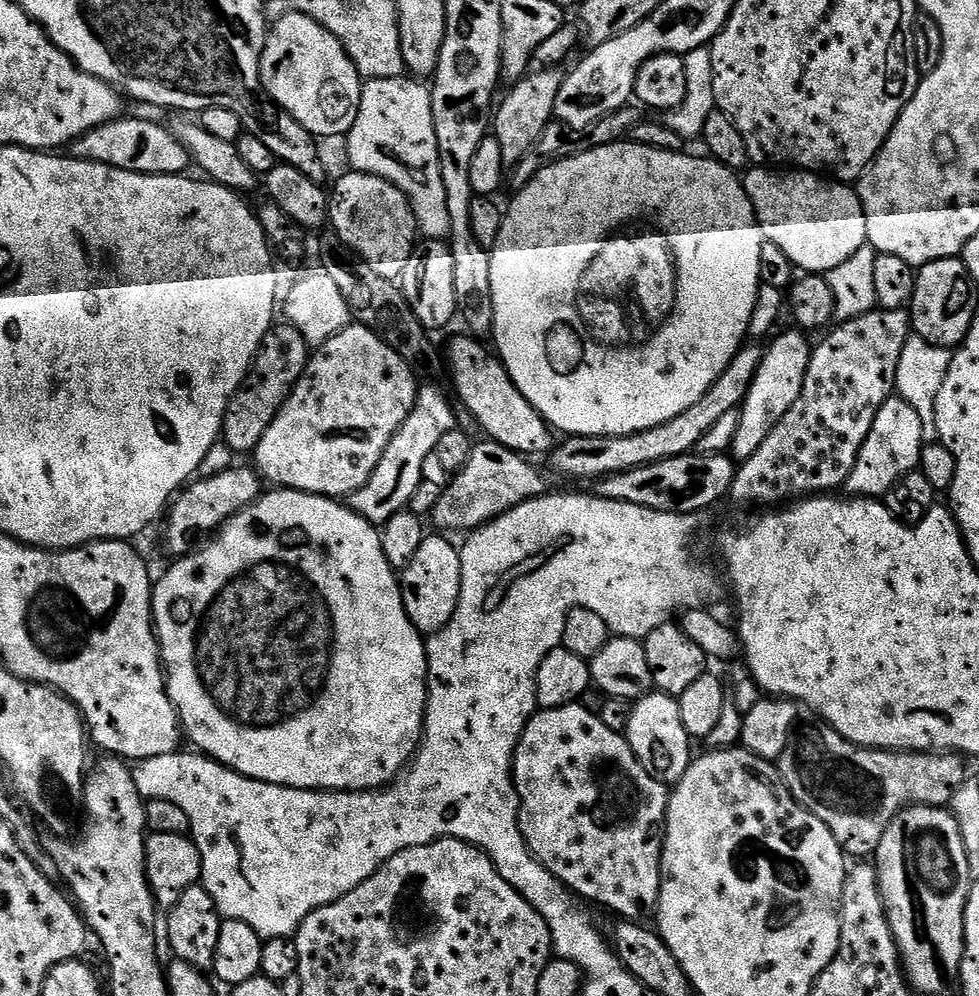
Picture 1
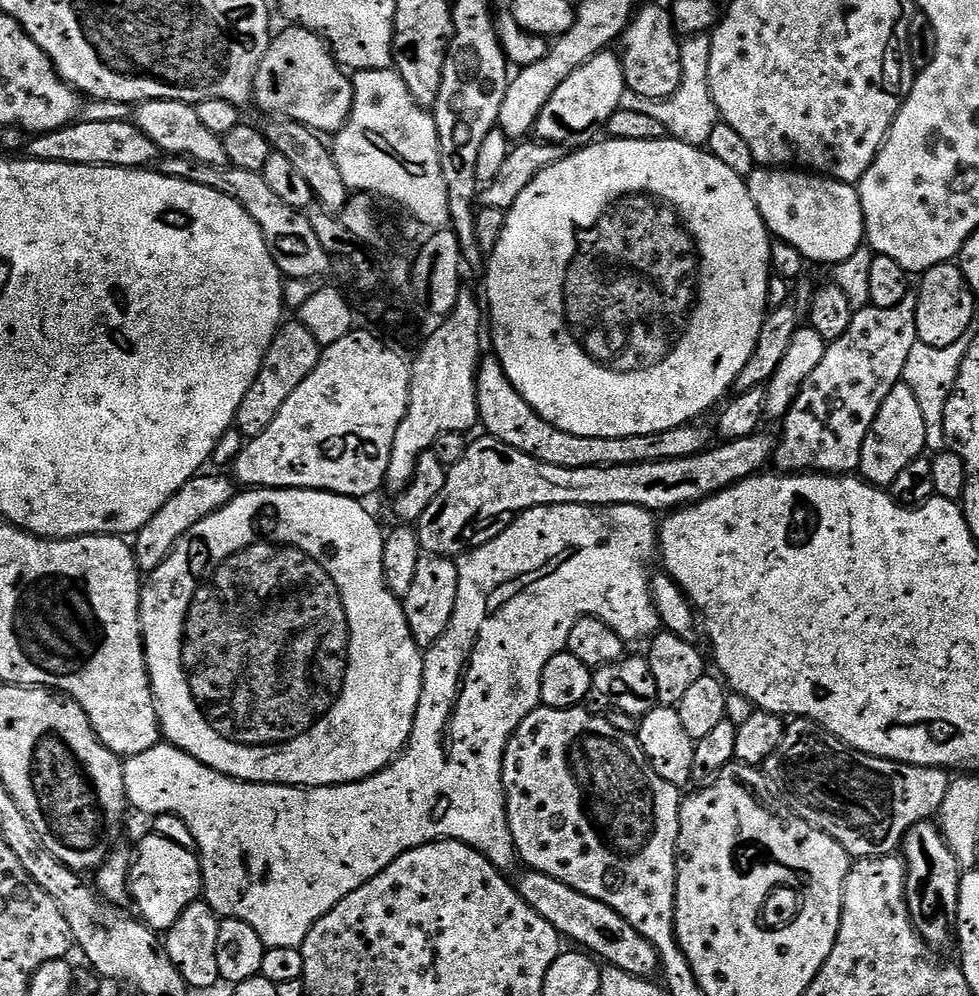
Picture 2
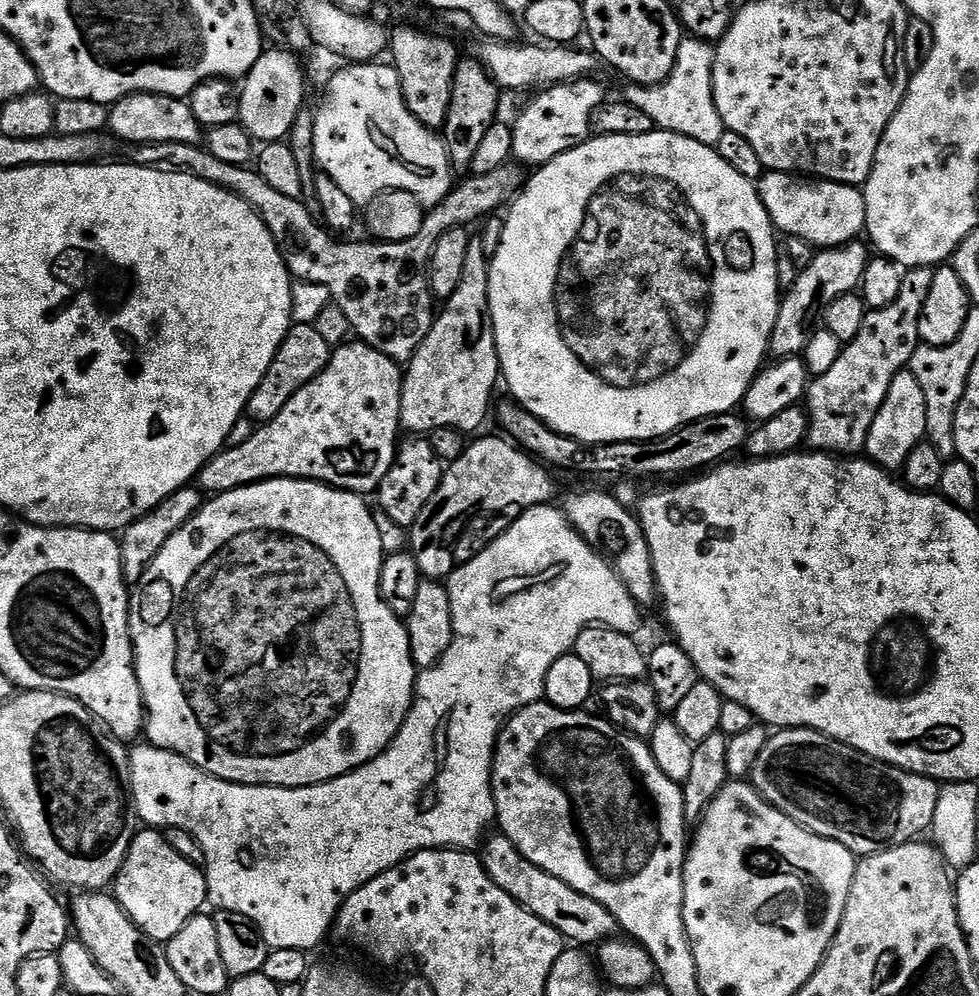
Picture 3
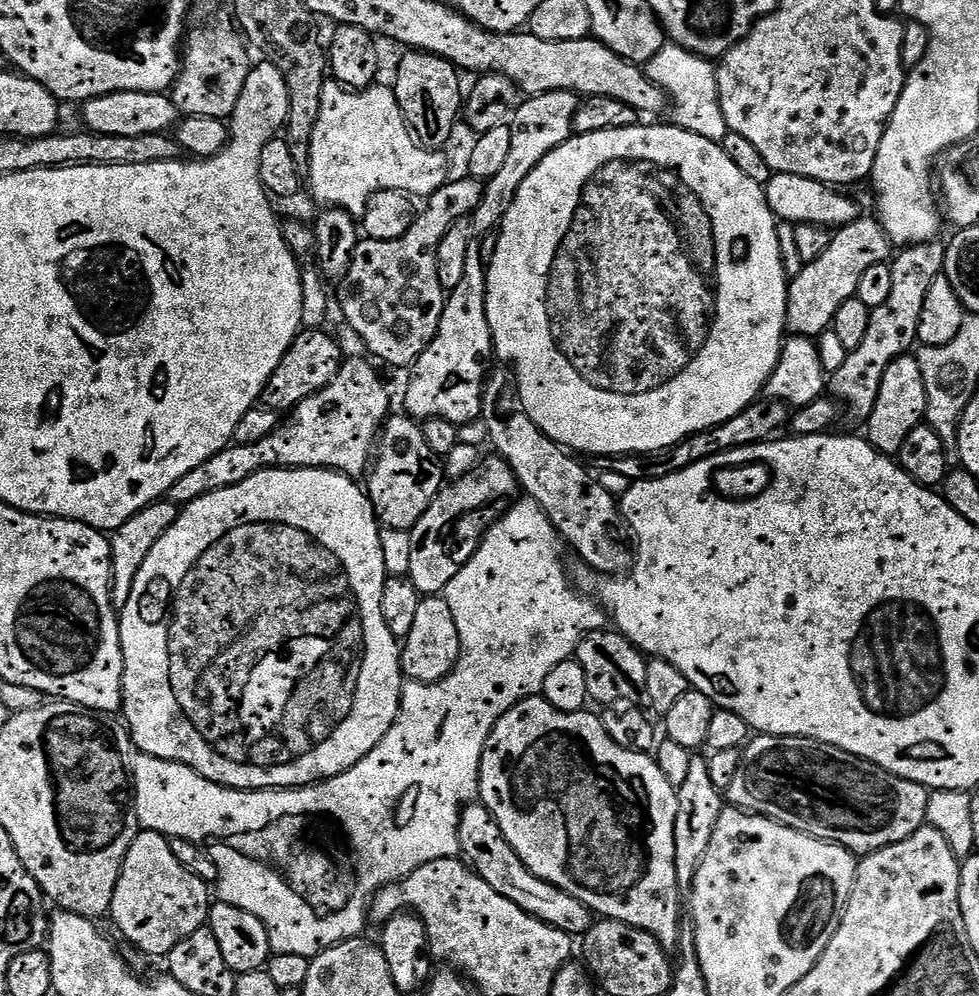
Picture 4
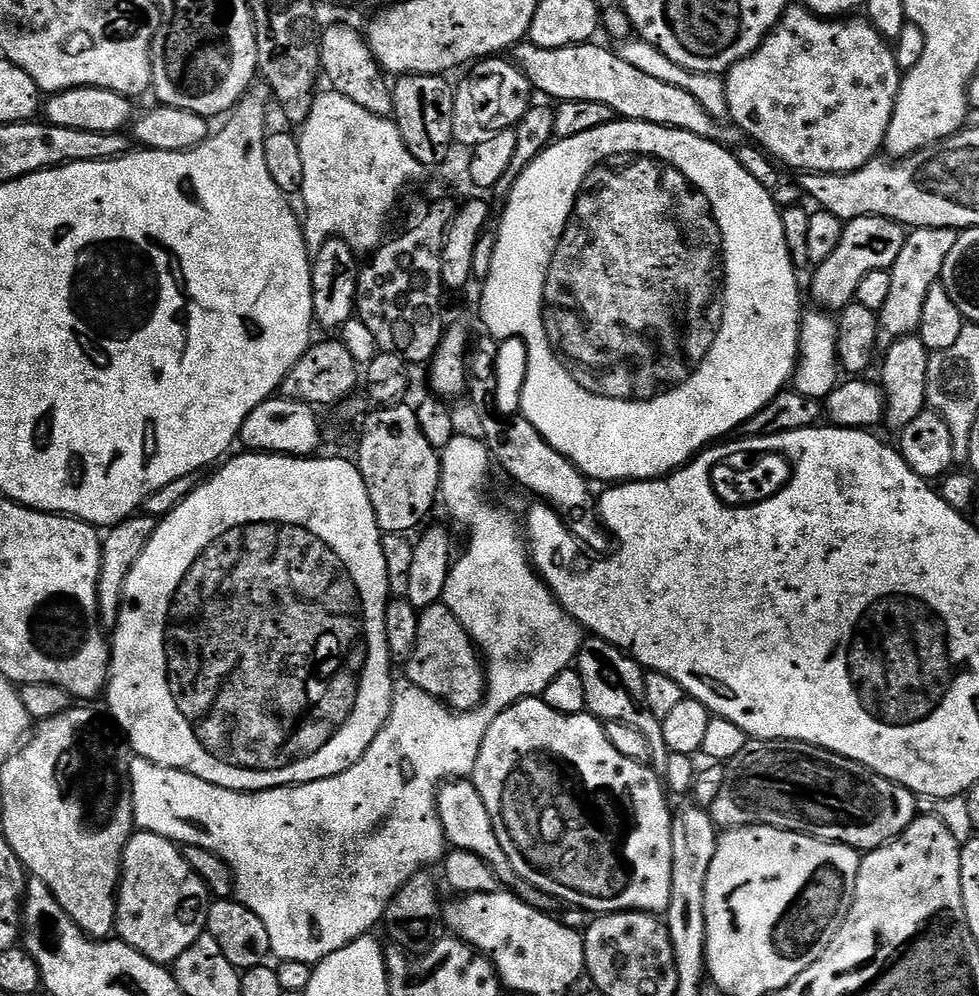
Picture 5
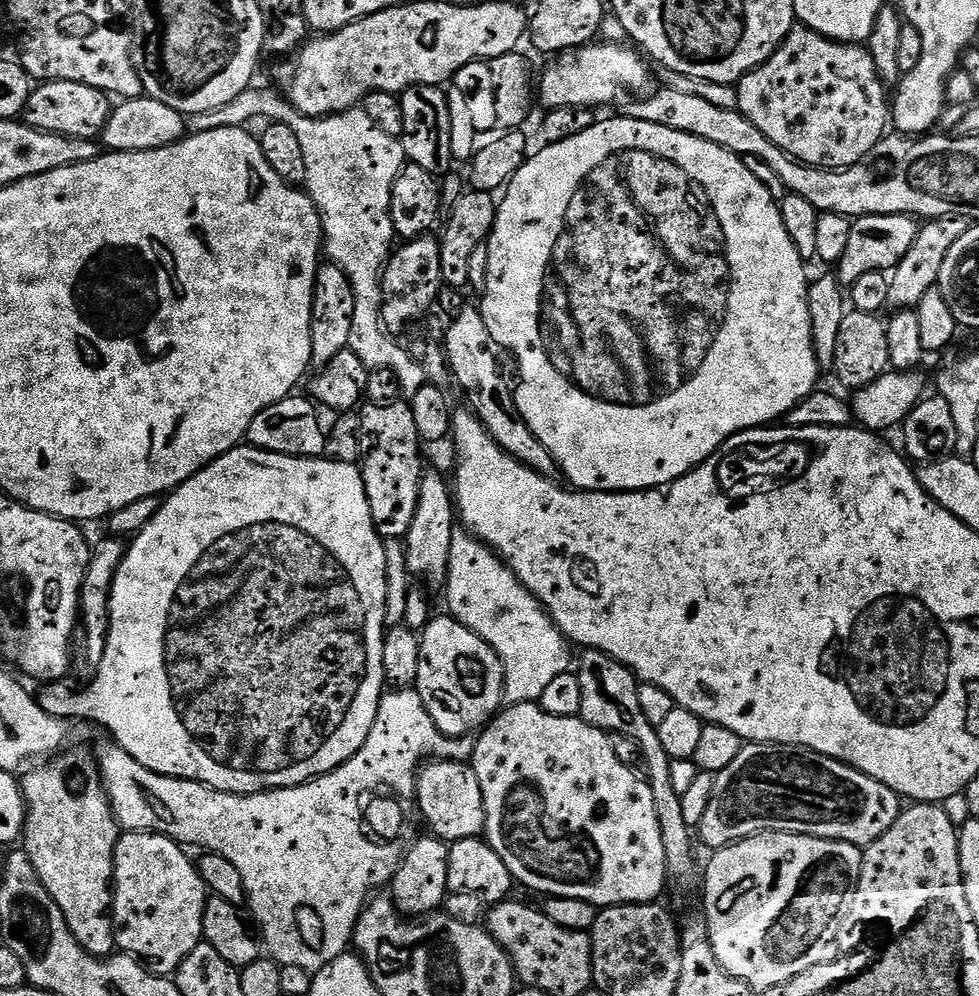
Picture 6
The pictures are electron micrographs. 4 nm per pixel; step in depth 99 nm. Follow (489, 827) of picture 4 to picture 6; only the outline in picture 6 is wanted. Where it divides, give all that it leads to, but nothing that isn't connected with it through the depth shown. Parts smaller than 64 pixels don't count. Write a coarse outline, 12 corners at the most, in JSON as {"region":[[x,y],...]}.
{"region":[[433,759],[416,773],[415,803],[445,842],[485,835],[471,763]]}

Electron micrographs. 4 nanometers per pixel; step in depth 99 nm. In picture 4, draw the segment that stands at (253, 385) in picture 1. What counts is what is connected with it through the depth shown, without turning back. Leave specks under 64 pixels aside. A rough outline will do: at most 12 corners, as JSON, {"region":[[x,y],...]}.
{"region":[[302,330],[259,403],[291,413],[334,382],[339,339]]}

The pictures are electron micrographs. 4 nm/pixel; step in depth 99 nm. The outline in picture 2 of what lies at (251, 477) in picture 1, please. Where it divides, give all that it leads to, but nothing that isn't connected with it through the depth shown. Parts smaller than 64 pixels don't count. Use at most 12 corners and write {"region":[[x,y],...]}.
{"region":[[231,475],[191,476],[134,536],[153,572],[202,518],[238,495]]}

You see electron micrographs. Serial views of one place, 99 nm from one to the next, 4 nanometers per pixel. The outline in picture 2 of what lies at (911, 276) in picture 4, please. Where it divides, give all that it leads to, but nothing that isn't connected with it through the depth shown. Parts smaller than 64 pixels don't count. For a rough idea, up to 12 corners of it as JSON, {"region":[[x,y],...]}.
{"region":[[916,297],[857,308],[784,415],[784,474],[852,474]]}

